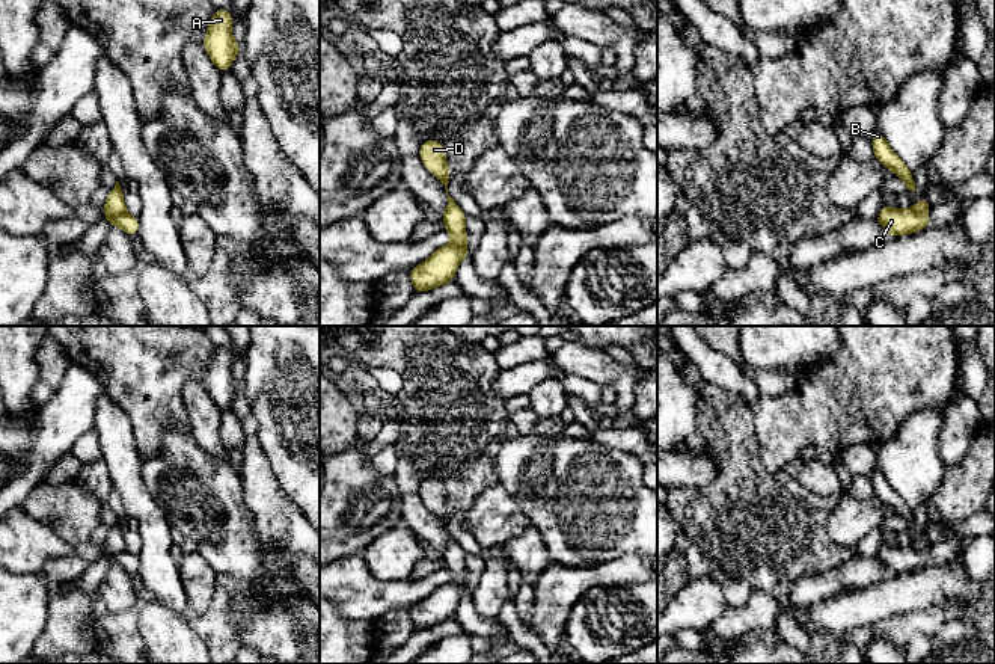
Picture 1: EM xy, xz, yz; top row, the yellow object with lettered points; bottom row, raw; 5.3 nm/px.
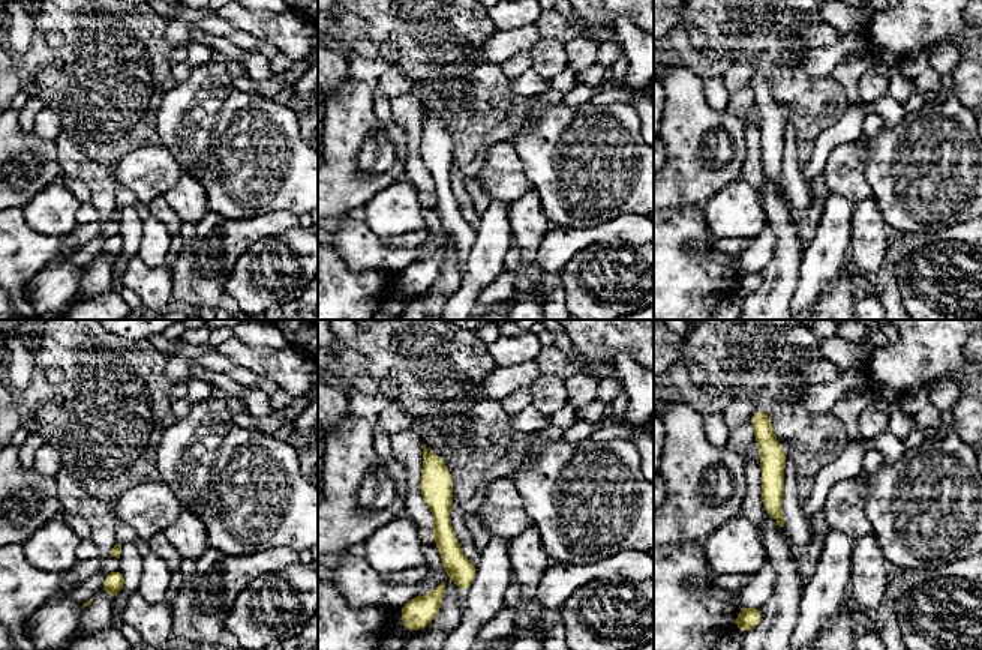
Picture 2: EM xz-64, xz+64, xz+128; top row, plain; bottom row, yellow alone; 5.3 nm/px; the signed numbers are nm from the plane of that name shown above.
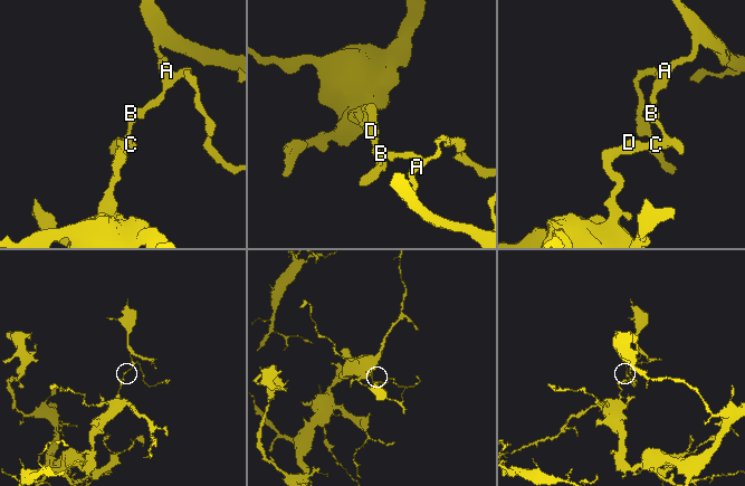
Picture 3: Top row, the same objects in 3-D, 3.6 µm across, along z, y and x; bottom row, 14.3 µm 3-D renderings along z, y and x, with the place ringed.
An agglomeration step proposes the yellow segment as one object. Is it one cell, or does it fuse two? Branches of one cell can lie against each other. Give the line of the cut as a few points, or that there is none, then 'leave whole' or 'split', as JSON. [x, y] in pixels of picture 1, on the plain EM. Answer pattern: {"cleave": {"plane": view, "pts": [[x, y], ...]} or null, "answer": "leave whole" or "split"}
{"cleave": {"plane": "xz", "pts": [[451, 580], [462, 587], [463, 595]]}, "answer": "split"}

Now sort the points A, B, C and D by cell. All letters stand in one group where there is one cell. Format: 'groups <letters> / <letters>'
groups A B / C D

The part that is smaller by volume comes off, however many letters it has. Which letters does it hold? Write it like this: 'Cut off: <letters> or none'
Cut off: A, B

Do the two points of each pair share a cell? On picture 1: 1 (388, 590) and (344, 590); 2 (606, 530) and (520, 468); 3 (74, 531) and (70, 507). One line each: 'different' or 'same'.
1: same
2: same
3: same

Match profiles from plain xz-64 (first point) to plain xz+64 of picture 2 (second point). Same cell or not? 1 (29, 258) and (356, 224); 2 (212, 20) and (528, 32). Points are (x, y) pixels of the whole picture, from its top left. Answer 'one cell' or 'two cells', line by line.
1: one cell
2: one cell

